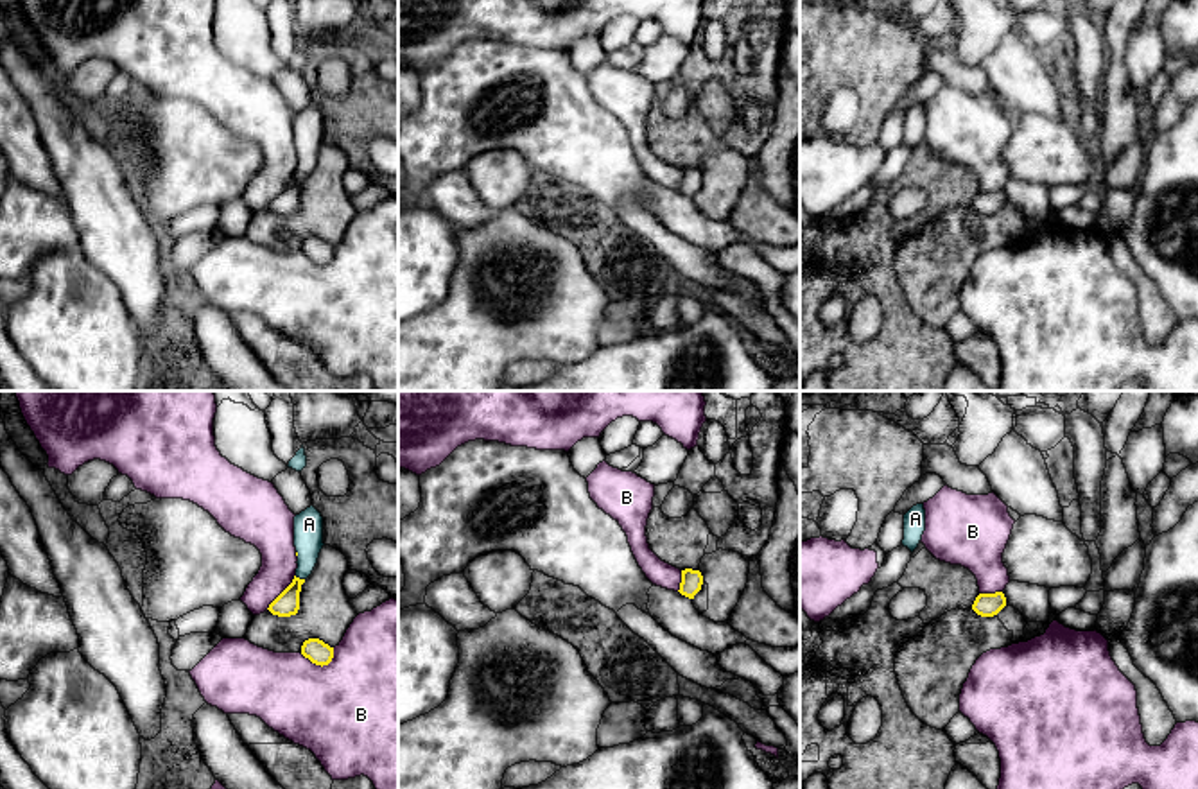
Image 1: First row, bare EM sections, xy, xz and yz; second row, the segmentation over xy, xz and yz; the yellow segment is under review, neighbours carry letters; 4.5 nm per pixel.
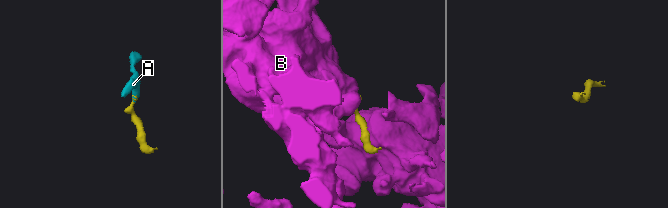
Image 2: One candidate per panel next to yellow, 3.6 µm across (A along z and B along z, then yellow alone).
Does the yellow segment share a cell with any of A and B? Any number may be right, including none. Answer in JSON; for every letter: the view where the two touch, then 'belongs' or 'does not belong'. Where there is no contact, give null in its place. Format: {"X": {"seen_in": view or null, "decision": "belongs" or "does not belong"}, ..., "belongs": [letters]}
{"A": {"seen_in": "xy", "decision": "belongs"}, "B": {"seen_in": "xy", "decision": "does not belong"}, "belongs": ["A"]}

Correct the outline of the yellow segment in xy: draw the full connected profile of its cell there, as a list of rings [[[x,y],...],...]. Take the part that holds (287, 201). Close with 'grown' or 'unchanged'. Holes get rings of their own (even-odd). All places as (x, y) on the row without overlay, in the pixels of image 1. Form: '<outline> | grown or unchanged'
[[[310,104],[294,115],[298,167],[292,181],[269,203],[267,208],[273,213],[291,215],[298,212],[301,183],[312,172],[323,143],[323,115]]] | grown

